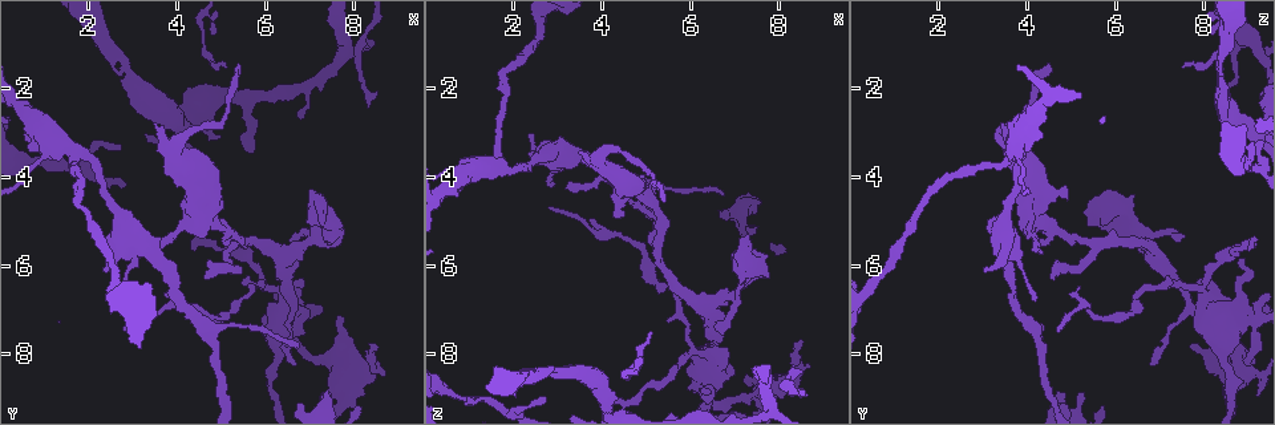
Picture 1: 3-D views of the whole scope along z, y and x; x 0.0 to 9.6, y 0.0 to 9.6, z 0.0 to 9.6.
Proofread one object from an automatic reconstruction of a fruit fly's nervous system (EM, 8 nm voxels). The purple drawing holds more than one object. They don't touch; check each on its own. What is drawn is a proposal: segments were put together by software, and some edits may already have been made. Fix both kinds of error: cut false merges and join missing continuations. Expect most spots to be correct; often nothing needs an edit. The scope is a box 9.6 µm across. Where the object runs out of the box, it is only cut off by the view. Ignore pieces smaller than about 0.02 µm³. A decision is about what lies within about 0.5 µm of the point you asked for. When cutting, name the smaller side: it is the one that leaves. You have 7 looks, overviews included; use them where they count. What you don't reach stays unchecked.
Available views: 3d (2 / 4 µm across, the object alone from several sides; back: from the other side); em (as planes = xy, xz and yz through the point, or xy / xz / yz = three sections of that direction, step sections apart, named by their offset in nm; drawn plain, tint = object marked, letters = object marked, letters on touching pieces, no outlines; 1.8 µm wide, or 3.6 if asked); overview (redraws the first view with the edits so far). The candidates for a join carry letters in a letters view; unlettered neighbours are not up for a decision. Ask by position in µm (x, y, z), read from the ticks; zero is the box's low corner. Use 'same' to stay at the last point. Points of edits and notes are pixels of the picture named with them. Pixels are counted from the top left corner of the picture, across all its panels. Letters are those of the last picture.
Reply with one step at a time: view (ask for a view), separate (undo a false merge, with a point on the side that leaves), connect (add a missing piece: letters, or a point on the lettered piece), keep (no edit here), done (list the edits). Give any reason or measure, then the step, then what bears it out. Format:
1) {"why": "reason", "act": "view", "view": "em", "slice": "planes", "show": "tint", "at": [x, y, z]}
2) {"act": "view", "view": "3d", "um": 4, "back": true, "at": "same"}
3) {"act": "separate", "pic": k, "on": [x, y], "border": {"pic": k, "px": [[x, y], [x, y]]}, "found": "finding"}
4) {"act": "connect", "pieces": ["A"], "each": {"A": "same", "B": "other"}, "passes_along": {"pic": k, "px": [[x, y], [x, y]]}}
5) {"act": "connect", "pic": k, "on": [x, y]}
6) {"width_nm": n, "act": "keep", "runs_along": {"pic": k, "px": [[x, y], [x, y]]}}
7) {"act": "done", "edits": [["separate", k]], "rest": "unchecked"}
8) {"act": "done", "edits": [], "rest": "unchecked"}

{"why": "sudden change in width", "act": "view", "view": "3d", "um": 2, "at": [2.85, 1.50, 8.30]}

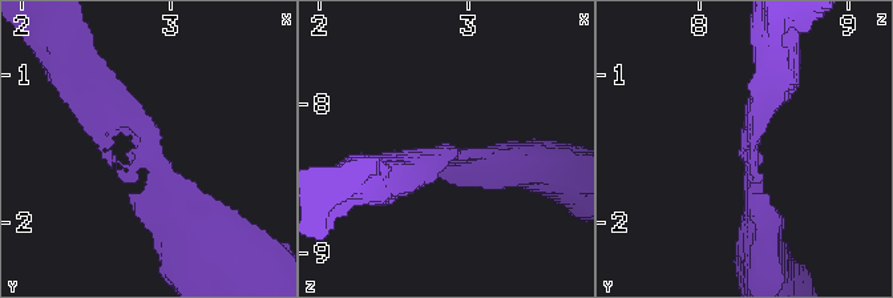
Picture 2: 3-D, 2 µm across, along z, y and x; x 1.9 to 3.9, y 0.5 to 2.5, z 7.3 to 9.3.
{"arm_widths_nm": [320, 340], "act": "view", "view": "em", "slice": "planes", "show": "tint", "at": [2.82, 1.52, 8.32]}

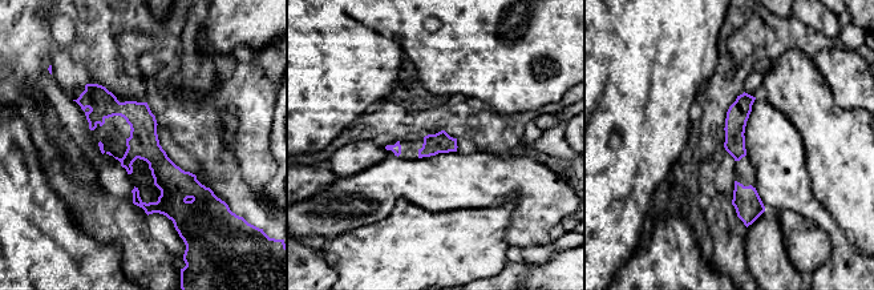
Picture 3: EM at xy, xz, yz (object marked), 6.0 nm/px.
{"why": "see the neighbours", "act": "view", "view": "em", "slice": "planes", "show": "letters", "at": "same"}

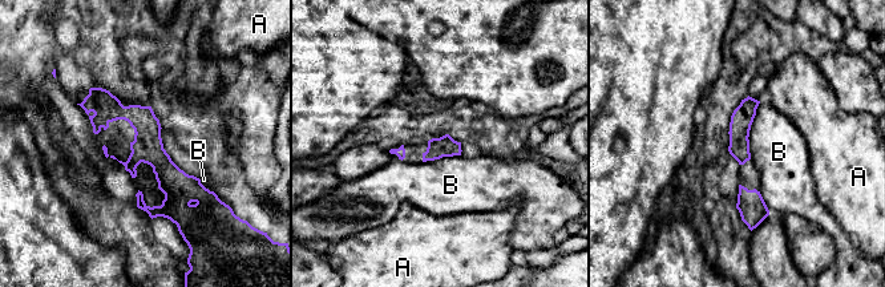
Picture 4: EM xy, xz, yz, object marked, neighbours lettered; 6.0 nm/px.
{"act": "keep", "each": {"A": "other", "B": "other"}, "runs_along": {"pic": 4, "px": [[93, 91], [148, 133], [184, 214]]}, "found": "continuous, no second cell"}

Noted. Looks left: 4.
{"why": "abrupt turn", "act": "view", "view": "em", "slice": "planes", "show": "plain", "at": [1.75, 3.45, 3.70]}

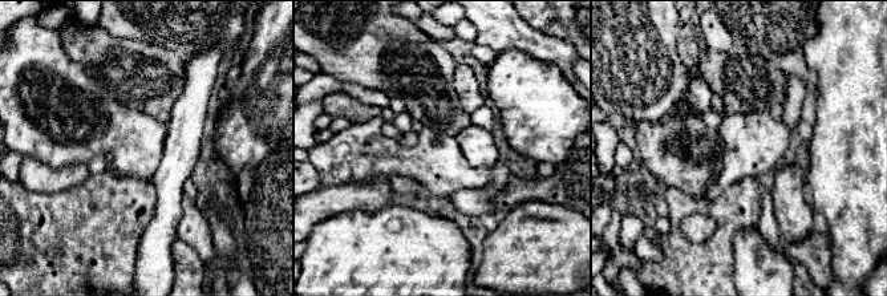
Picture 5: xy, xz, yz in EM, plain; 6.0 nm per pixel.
{"act": "view", "view": "em", "slice": "planes", "show": "letters", "at": "same"}

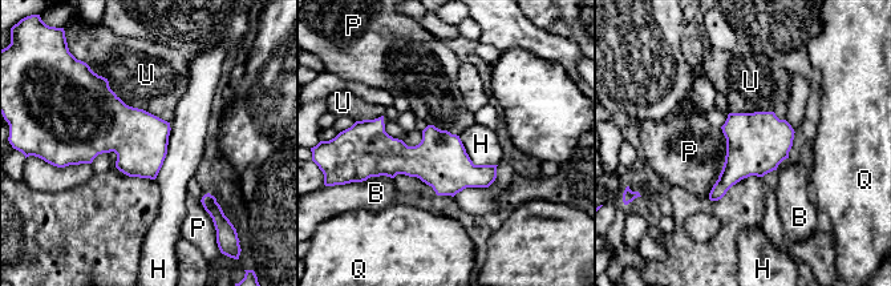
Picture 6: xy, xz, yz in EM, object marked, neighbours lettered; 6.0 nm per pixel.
{"width_nm": 340, "act": "keep", "each": {"B": "other", "H": "other", "P": "other", "Q": "other", "U": "other"}, "found": "one cell here"}

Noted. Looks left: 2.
{"act": "view", "view": "em", "um": 3.6, "slice": "planes", "show": "letters", "at": [6.40, 7.25, 9.10]}

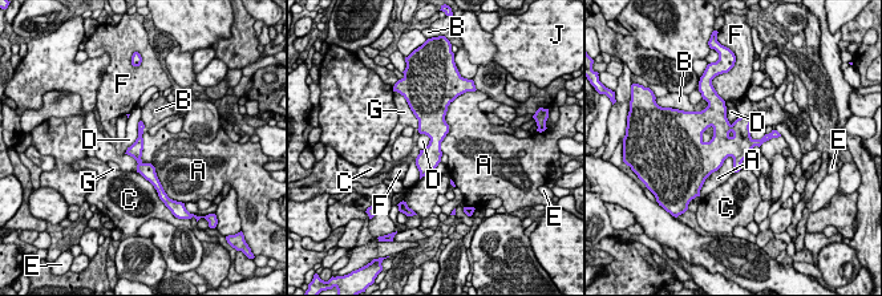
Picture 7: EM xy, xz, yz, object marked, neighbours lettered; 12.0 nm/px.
{"width_nm": 160, "act": "keep", "each": {"A": "other", "B": "other", "C": "other", "D": "other", "E": "other", "F": "other", "G": "other", "J": "other"}, "border": {"pic": 7, "px": [[142, 133], [141, 159], [162, 187]]}, "found": "continuous, no second cell"}

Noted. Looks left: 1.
{"act": "done", "edits": [], "rest": "unchecked"}

